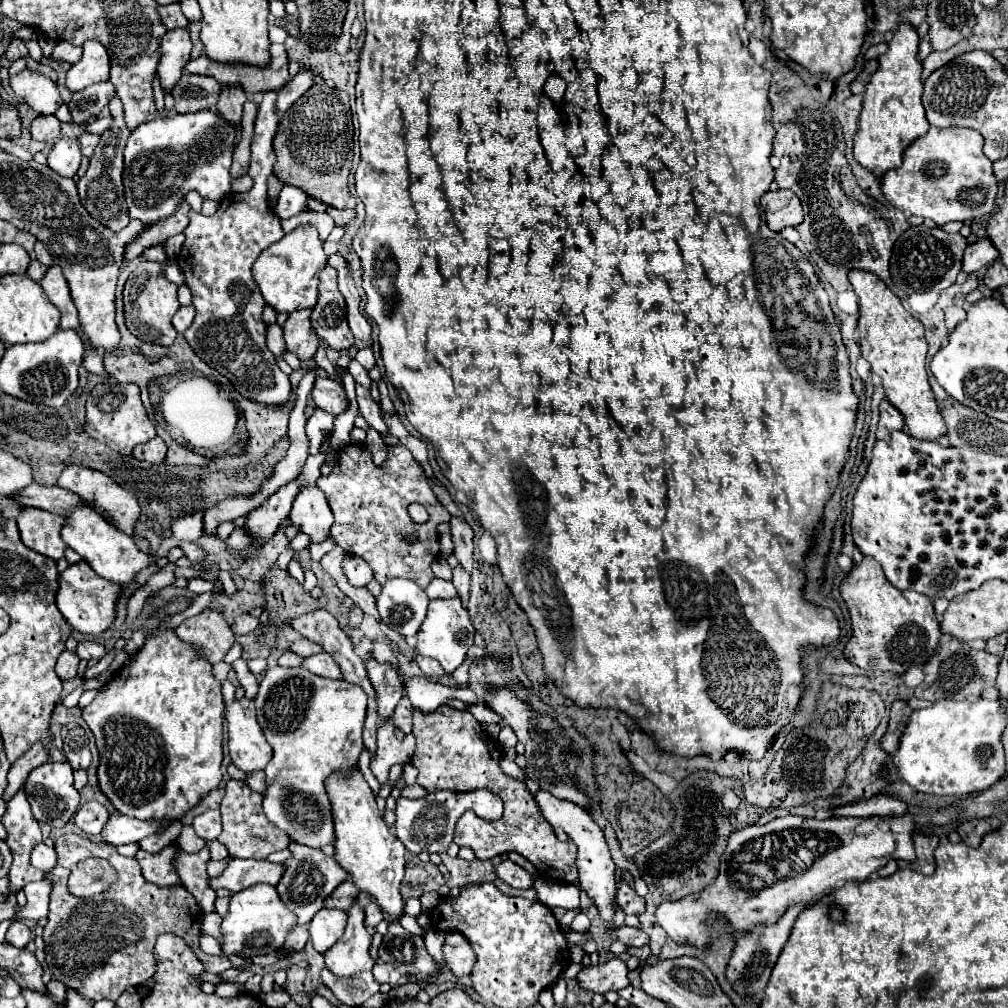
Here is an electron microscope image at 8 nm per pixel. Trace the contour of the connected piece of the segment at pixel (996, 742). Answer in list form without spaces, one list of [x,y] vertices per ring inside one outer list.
[[[938,701],[910,715],[894,763],[910,787],[928,795],[970,795],[986,791],[1004,775],[1004,749],[1000,743],[1004,725],[1006,717],[1000,701]]]

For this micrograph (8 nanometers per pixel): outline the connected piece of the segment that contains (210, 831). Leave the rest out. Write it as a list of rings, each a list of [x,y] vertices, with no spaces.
[[[204,811],[200,815],[194,817],[192,827],[196,831],[198,837],[202,837],[204,841],[214,841],[218,839],[222,825],[220,825],[220,811]]]

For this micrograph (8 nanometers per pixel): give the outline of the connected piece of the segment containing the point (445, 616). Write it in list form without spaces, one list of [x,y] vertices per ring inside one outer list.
[[[432,599],[428,605],[428,615],[416,635],[418,639],[418,653],[422,657],[430,657],[436,659],[444,673],[454,673],[456,667],[462,665],[468,647],[474,643],[474,627],[470,623],[468,611],[462,607],[460,599]]]

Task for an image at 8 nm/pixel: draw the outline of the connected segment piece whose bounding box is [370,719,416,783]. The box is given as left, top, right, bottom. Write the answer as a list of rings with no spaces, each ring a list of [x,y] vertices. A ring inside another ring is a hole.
[[[392,719],[380,721],[380,727],[378,727],[378,753],[370,763],[370,769],[372,769],[372,773],[376,775],[376,779],[380,783],[388,781],[388,771],[390,771],[392,765],[403,765],[410,761],[413,740],[416,740],[413,733],[409,733],[405,735],[403,740],[398,741],[396,735],[394,735]]]

